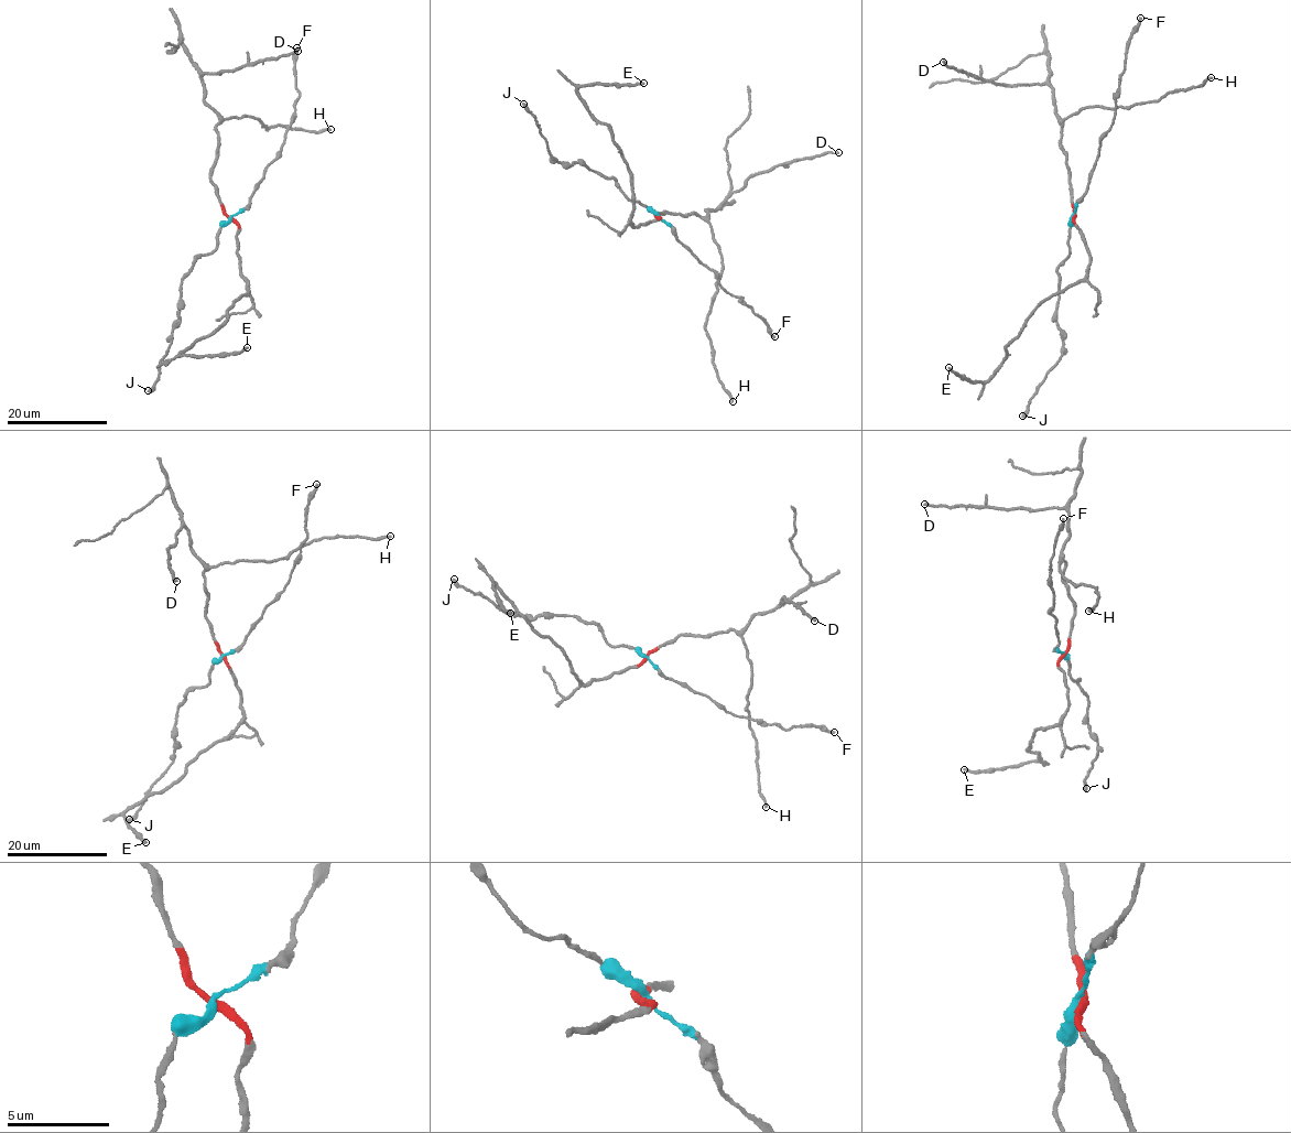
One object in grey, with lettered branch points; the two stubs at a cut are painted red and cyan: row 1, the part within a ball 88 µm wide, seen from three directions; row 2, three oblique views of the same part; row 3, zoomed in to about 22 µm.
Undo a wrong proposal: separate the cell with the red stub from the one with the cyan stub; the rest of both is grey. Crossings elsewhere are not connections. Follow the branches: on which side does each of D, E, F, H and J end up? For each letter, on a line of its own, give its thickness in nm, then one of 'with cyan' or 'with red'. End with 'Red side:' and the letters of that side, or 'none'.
D: 240 nm | with red
E: 220 nm | with red
F: 220 nm | with cyan
H: 240 nm | with red
J: 400 nm | with cyan
Red side: D, E, H

